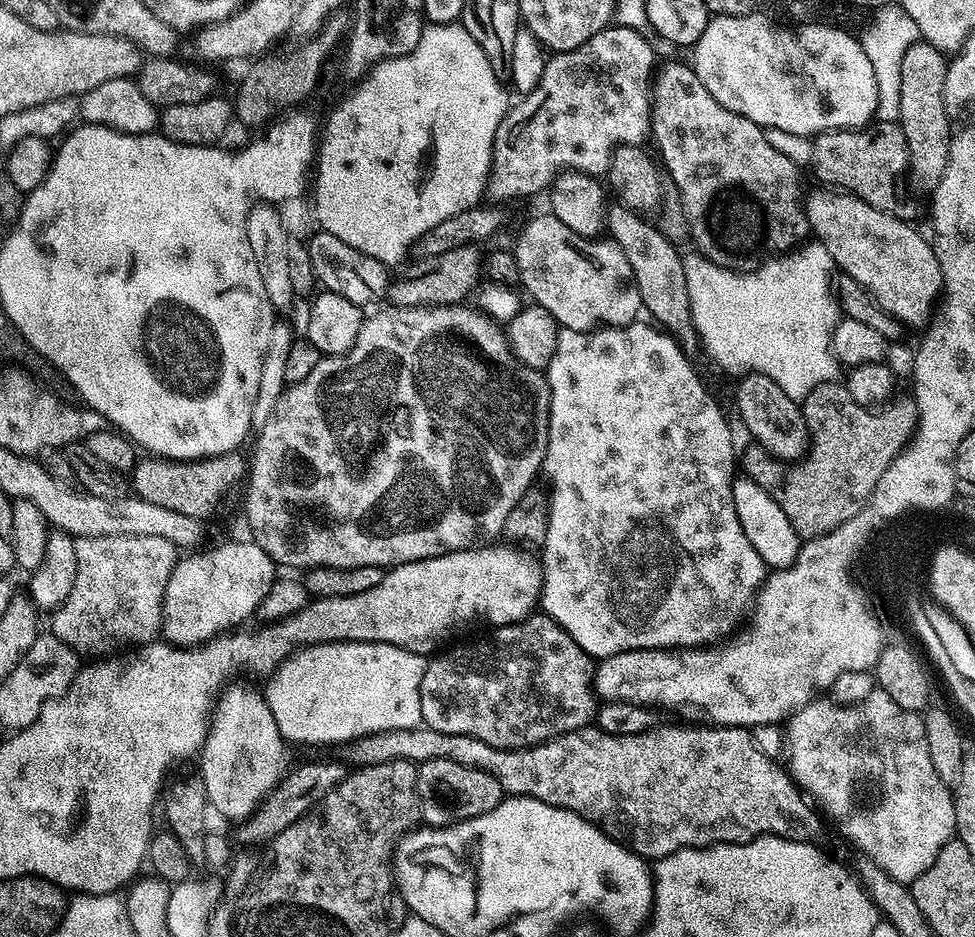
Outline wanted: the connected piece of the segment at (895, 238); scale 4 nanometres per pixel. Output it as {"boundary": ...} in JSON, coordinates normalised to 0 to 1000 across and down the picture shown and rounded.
{"boundary":[[[841,203],[828,210],[829,239],[831,248],[840,259],[847,263],[854,283],[876,301],[880,301],[890,313],[893,323],[906,336],[916,337],[924,347],[947,351],[955,343],[958,330],[968,311],[966,284],[962,282],[960,268],[956,266],[953,253],[947,252],[932,236],[922,235],[911,226],[901,224],[881,213],[879,209],[865,203]]]}

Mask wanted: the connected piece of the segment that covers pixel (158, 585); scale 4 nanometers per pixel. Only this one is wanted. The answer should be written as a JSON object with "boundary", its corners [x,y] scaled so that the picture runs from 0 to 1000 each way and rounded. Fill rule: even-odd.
{"boundary":[[[80,572],[77,577],[76,625],[68,642],[52,654],[52,678],[68,685],[68,689],[86,702],[106,702],[132,689],[157,686],[168,668],[168,635],[183,597],[181,582],[170,574],[154,572]]]}

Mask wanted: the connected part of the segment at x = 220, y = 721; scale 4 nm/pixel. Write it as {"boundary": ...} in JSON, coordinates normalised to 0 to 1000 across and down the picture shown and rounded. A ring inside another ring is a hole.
{"boundary":[[[263,741],[263,744],[259,745],[258,764],[246,764],[249,756],[249,749],[242,747],[239,749],[238,756],[231,758],[230,764],[218,763],[213,785],[209,790],[209,797],[203,804],[203,812],[205,811],[203,827],[211,839],[216,866],[221,870],[223,867],[224,870],[231,871],[234,875],[242,875],[241,877],[253,875],[297,823],[296,795],[293,793],[291,784],[285,779],[285,771],[281,771],[281,762],[277,762],[277,753],[271,747],[270,742]]]}

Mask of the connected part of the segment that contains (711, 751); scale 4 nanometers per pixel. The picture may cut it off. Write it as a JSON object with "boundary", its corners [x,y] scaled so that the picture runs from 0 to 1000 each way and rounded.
{"boundary":[[[689,773],[686,777],[676,777],[670,775],[654,783],[642,783],[641,785],[631,785],[603,775],[594,781],[582,781],[575,785],[569,785],[566,790],[561,790],[555,794],[549,794],[543,798],[508,798],[490,788],[482,788],[478,783],[453,783],[453,779],[445,779],[438,775],[430,777],[413,777],[412,779],[400,779],[399,781],[386,781],[384,784],[371,785],[364,791],[365,815],[391,815],[401,811],[422,811],[424,815],[430,818],[439,811],[457,809],[462,813],[470,813],[474,818],[482,818],[511,830],[511,835],[516,839],[521,850],[543,850],[552,856],[560,856],[564,860],[579,862],[586,867],[592,867],[598,875],[603,875],[626,893],[634,896],[637,901],[648,906],[654,914],[659,914],[662,919],[672,920],[683,911],[691,911],[701,905],[728,905],[731,901],[762,901],[764,896],[773,896],[776,892],[802,892],[809,896],[823,896],[826,899],[836,898],[837,891],[841,888],[841,875],[837,872],[837,867],[824,854],[822,842],[807,823],[804,824],[796,816],[797,812],[793,808],[786,806],[779,799],[778,794],[773,792],[770,780],[763,775],[725,775],[726,777],[696,777]]]}

